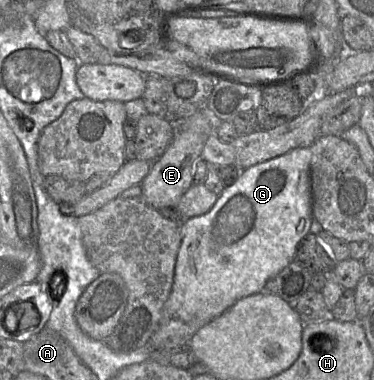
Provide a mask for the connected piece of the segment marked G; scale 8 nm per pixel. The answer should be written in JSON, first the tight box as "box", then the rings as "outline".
{"box":[151,146,313,349],"outline":[[[311,146],[298,147],[245,170],[237,181],[224,188],[207,213],[182,223],[173,285],[163,305],[158,328],[151,342],[158,349],[183,349],[204,325],[232,307],[238,300],[259,293],[265,283],[294,261],[301,240],[310,233],[313,221],[310,164]]]}

